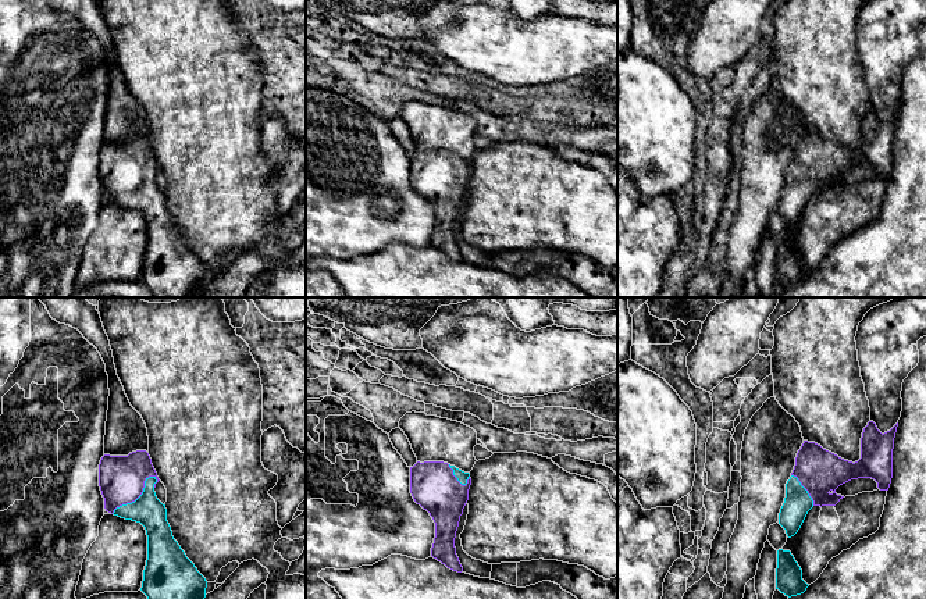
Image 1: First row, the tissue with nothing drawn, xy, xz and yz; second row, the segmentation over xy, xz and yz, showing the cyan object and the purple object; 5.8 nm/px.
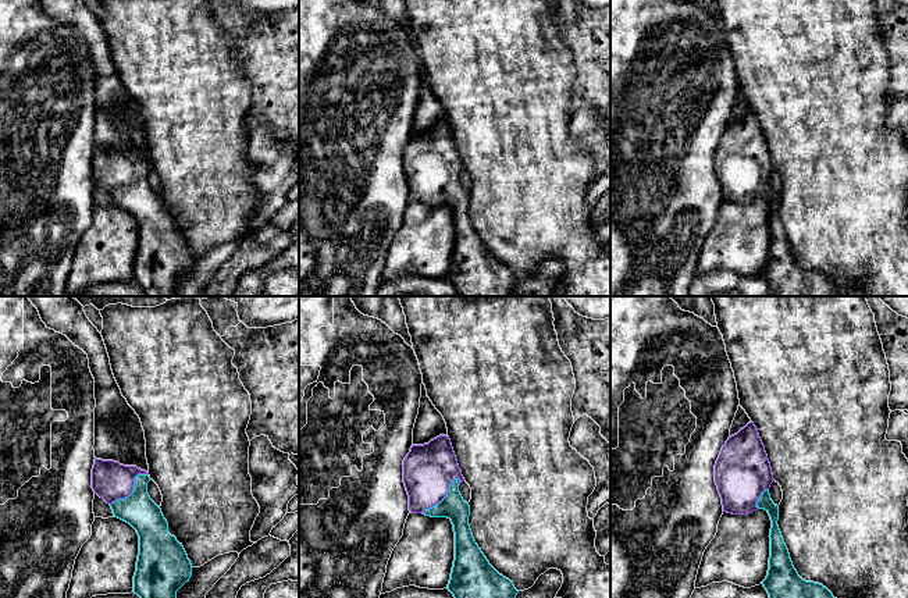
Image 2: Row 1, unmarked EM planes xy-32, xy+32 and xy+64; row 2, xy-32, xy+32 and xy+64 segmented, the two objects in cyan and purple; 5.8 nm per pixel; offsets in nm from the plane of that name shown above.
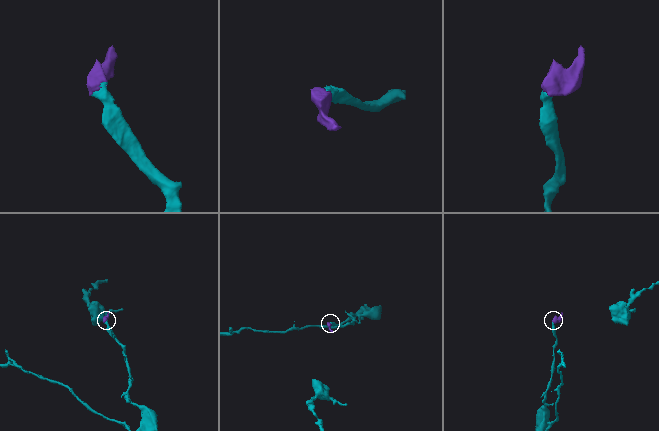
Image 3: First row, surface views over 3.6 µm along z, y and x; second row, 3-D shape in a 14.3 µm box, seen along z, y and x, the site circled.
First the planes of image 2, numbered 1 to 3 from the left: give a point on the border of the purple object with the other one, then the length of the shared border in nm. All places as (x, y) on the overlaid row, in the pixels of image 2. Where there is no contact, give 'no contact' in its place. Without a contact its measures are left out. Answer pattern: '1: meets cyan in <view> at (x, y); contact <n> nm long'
1: meets cyan in xy-32 at (134, 490); contact 280 nm long
2: meets cyan in xy+32 at (447, 495); contact 300 nm long
3: meets cyan in xy+64 at (759, 498); contact 140 nm long

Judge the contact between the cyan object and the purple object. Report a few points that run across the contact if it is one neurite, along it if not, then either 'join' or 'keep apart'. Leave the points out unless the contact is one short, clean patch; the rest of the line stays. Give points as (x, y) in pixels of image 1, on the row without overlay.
line xy (148, 199), (139, 185), (121, 167); join

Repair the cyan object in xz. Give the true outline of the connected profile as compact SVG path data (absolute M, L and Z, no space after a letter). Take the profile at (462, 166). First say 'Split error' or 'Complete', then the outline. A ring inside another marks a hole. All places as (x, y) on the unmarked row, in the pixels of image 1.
Split error. M417 150L410 156L410 182L435 211L431 245L457 261L463 256L456 243L455 227L470 174L469 161L444 150Z

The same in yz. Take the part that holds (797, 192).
Split error. M869 110L861 126L861 147L855 151L838 146L815 131L804 129L797 142L791 165L786 172L786 186L779 202L779 213L786 218L788 227L798 221L813 195L836 195L844 186L837 183L836 178L851 168L872 167L880 179L888 179L893 167L893 138L897 115L898 111L882 122L876 113Z

